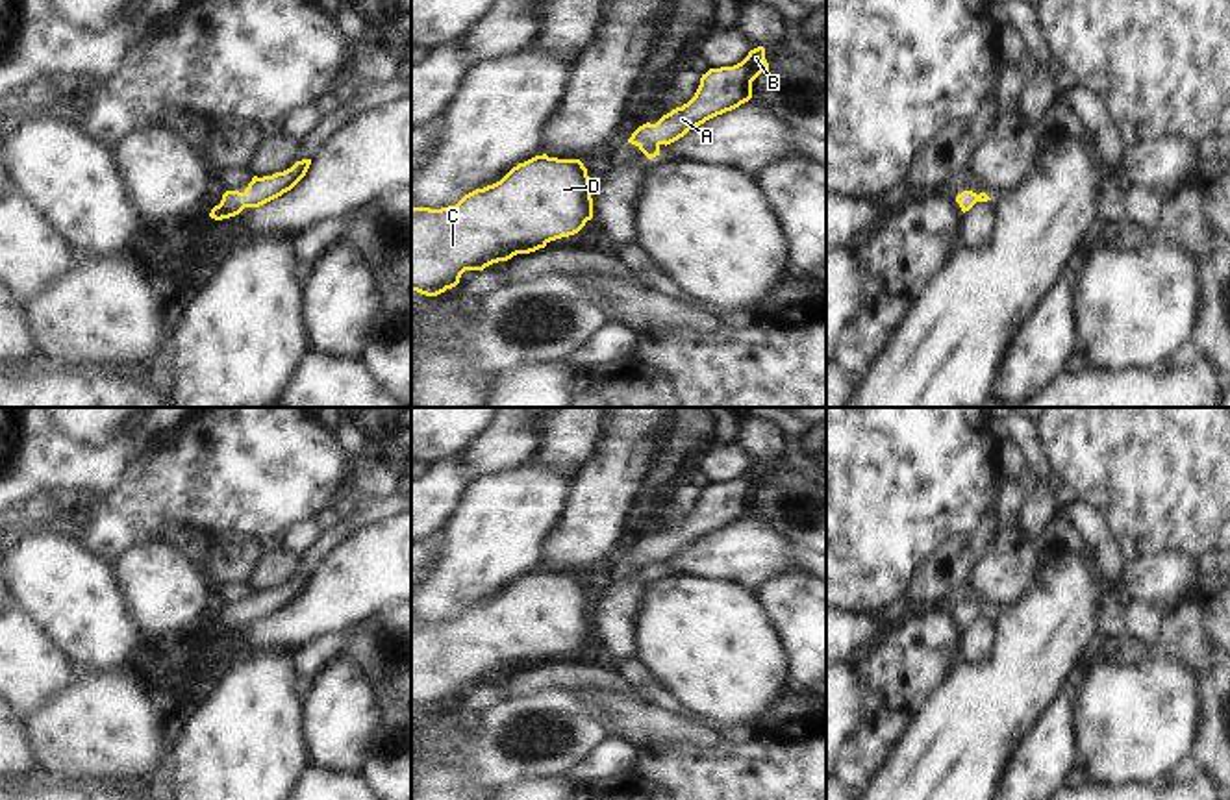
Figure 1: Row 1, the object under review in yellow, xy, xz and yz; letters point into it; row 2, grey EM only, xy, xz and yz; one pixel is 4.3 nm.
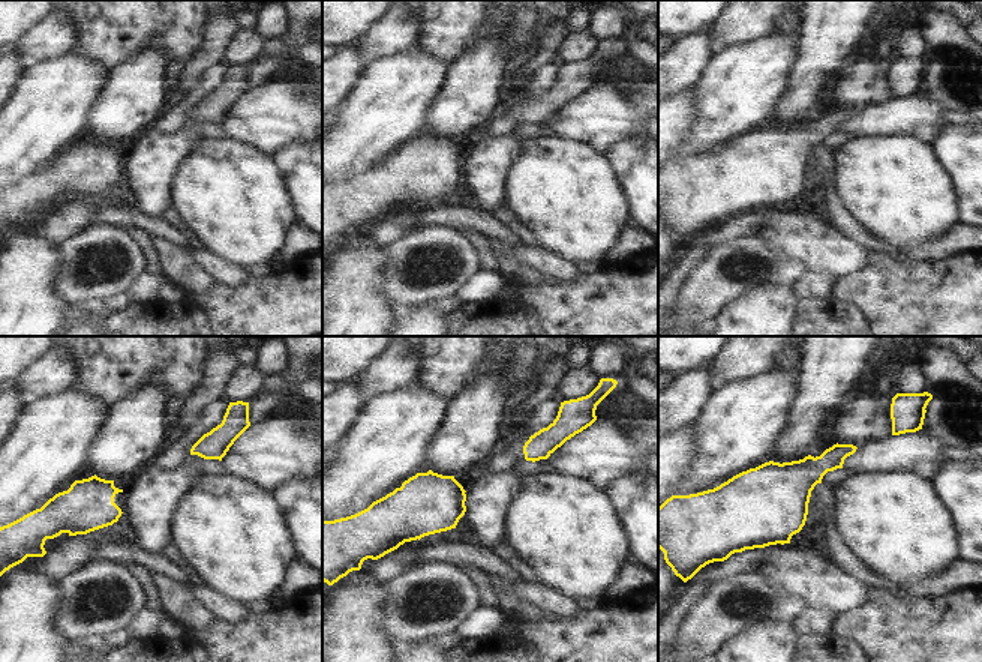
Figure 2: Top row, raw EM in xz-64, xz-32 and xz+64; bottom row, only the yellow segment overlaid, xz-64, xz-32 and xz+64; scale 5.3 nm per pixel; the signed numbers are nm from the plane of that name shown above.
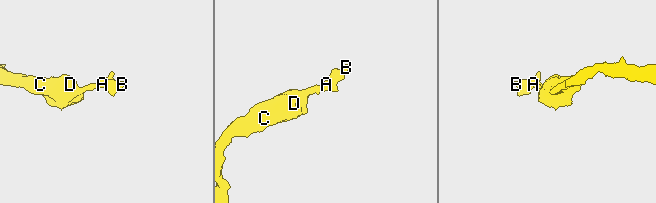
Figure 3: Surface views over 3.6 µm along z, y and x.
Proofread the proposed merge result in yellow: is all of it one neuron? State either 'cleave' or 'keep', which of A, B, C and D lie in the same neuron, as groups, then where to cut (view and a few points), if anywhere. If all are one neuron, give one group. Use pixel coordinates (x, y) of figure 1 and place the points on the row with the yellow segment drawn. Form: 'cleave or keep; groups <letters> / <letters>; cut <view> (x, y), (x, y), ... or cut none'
keep; groups A B C D; cut none

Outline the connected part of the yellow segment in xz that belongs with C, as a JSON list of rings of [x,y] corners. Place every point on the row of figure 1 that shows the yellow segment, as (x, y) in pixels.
[[[535,156],[456,206],[411,207],[411,291],[437,296],[456,287],[465,270],[545,248],[591,219],[584,163]]]

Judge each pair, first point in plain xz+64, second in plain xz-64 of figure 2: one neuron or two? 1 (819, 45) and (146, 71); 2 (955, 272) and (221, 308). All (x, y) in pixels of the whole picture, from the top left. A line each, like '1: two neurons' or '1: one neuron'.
1: one neuron
2: one neuron

